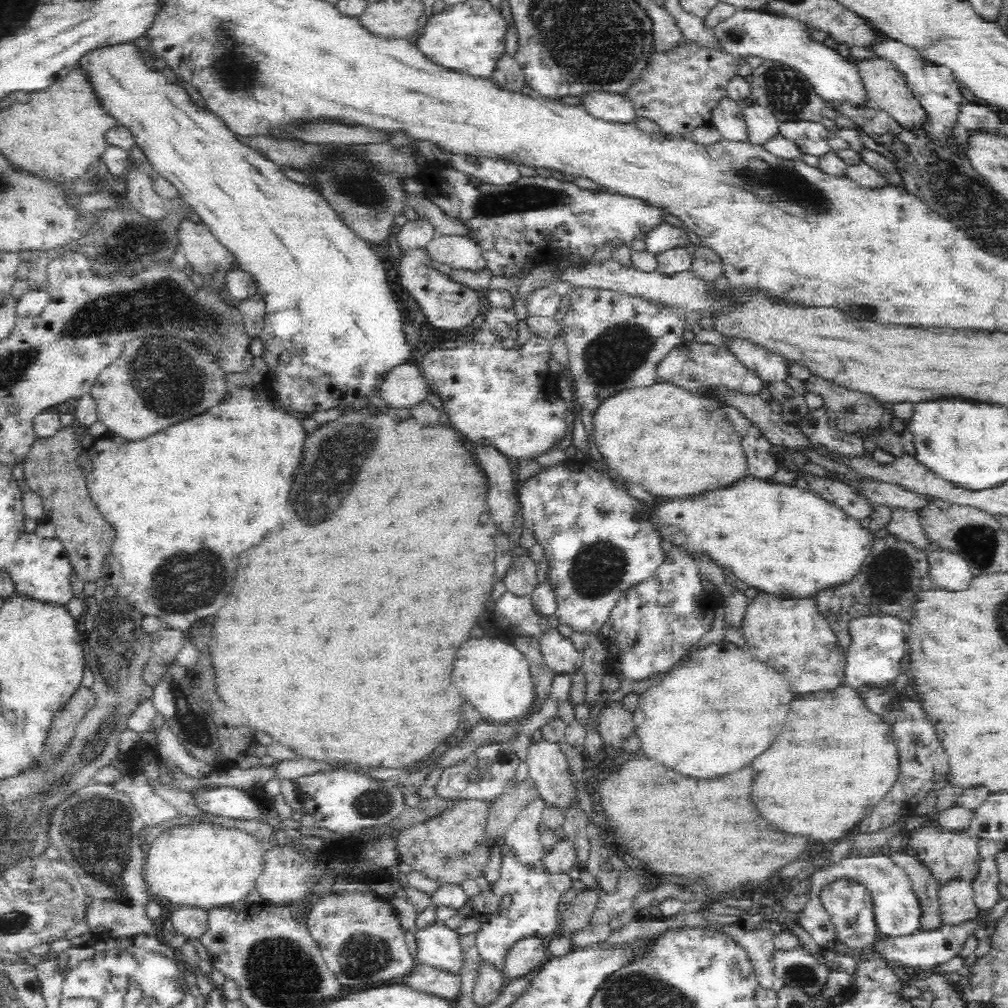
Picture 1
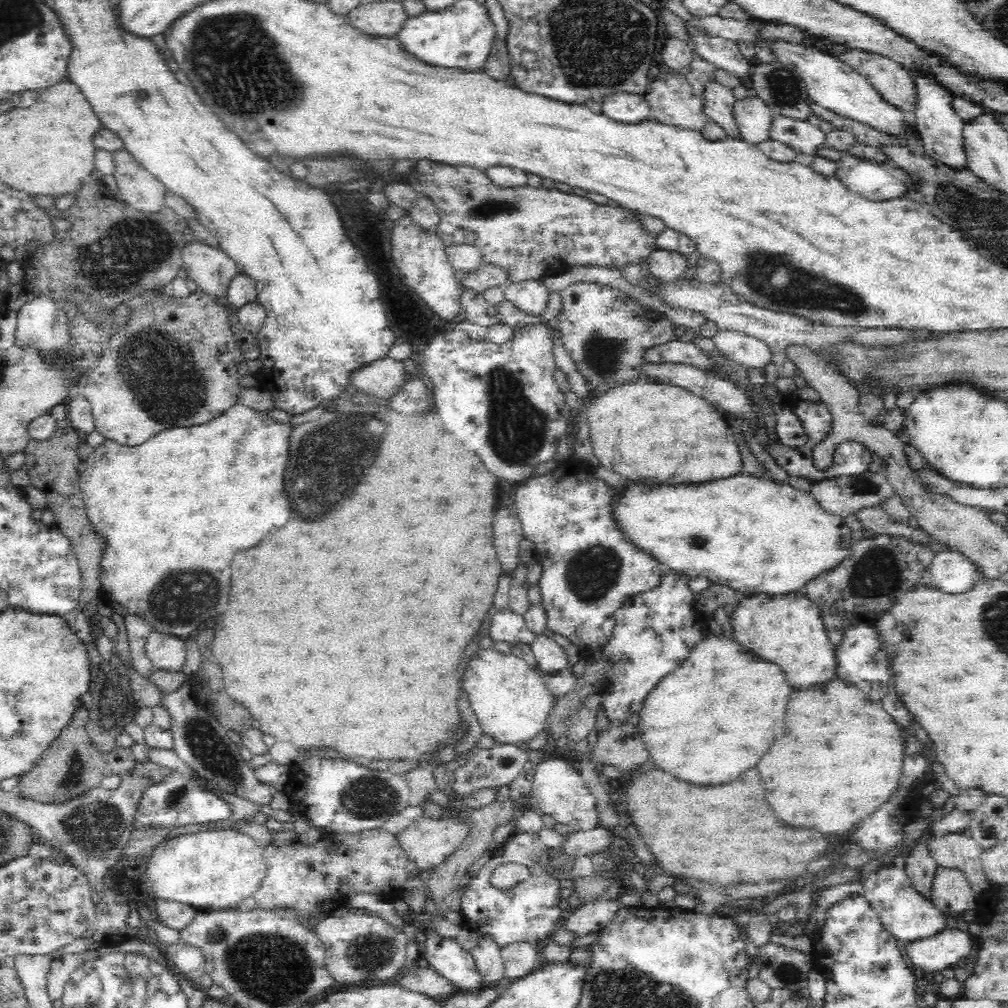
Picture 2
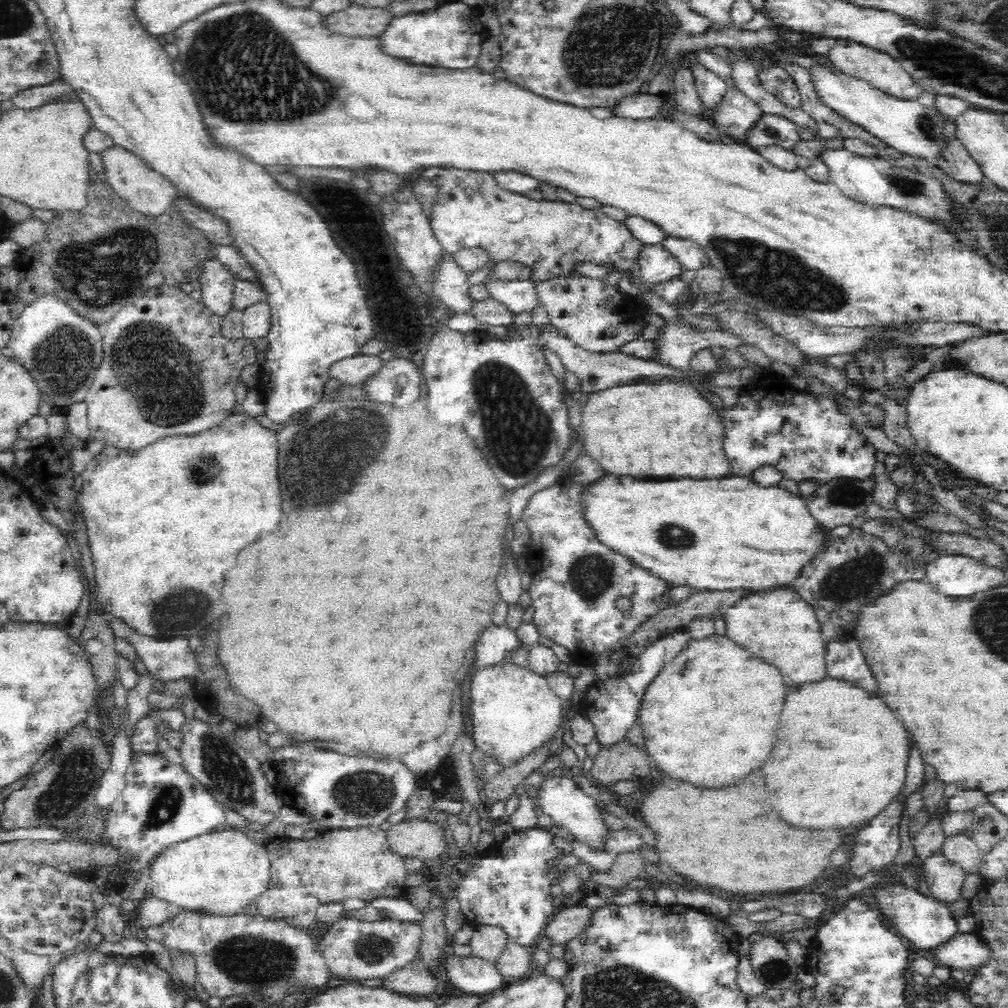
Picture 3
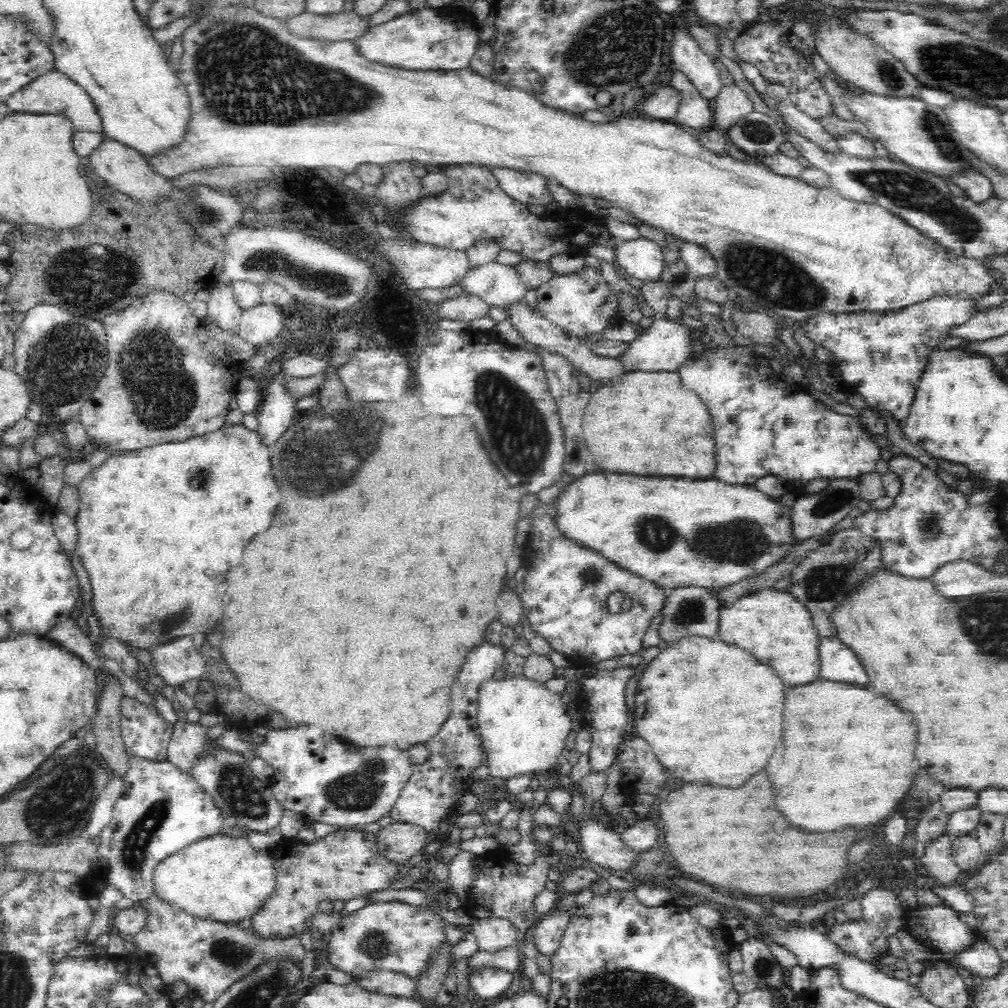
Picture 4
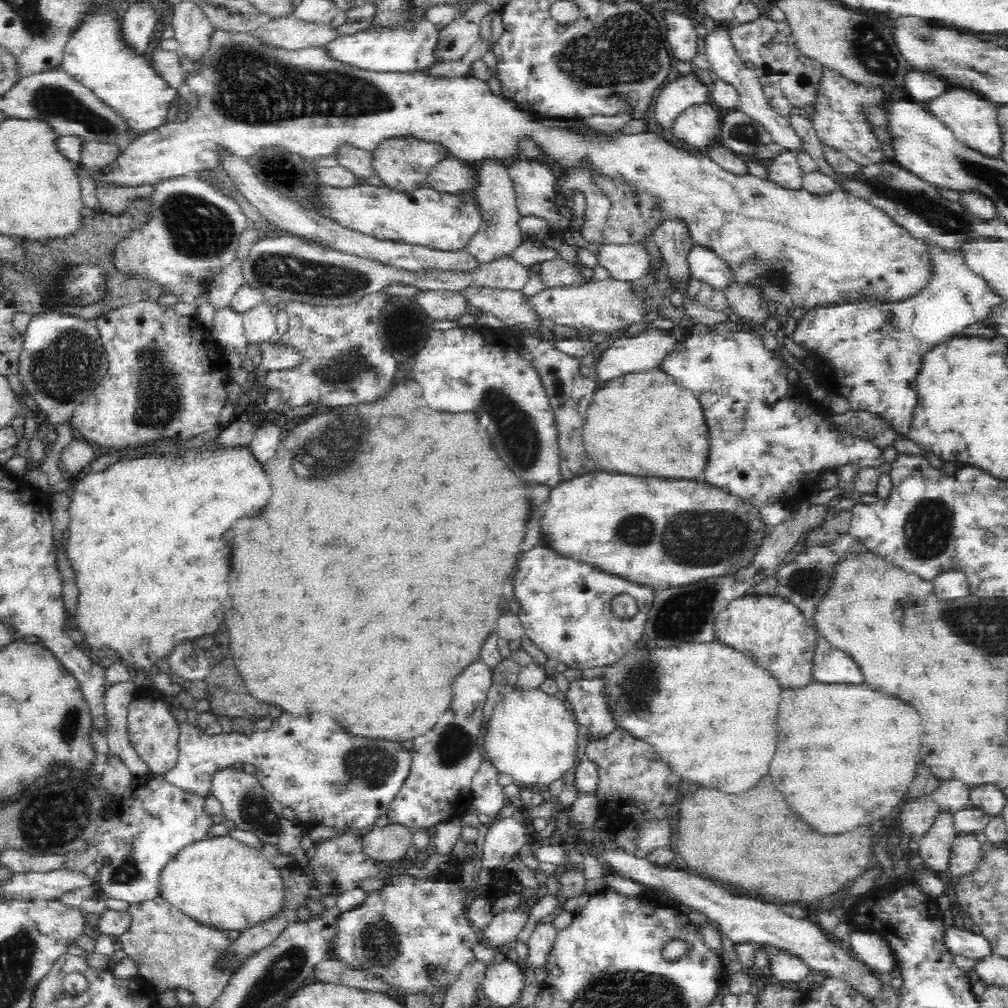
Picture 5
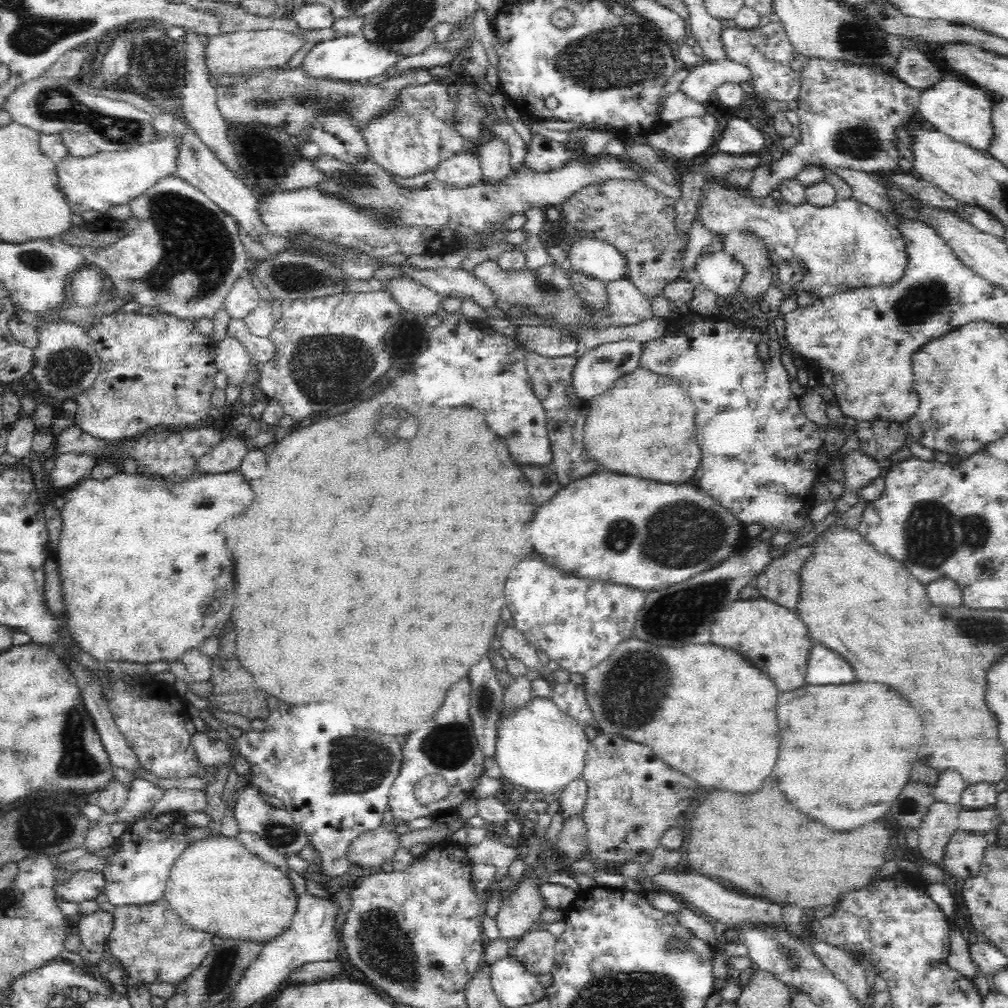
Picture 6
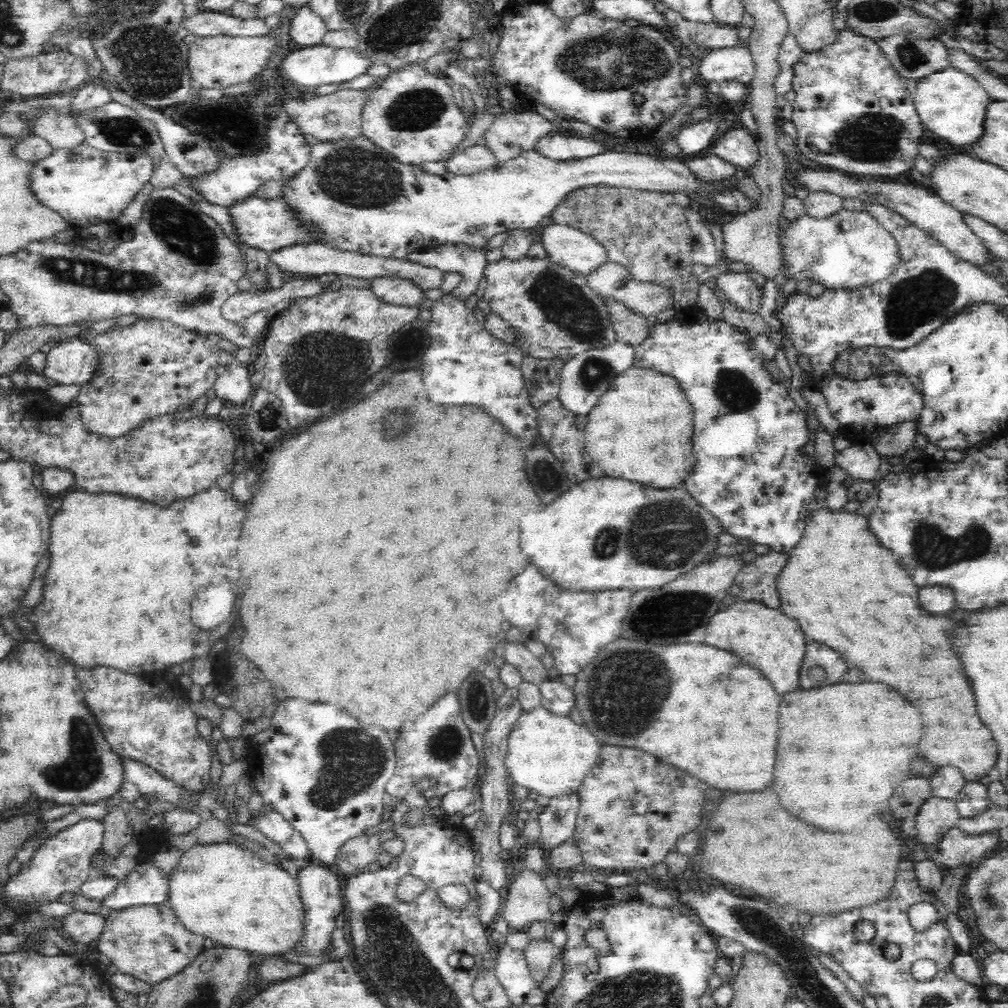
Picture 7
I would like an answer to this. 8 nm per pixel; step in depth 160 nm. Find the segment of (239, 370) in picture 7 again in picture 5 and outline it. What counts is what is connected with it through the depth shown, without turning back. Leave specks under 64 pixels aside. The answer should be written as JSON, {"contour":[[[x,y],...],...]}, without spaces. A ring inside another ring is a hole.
{"contour":[[[231,305],[214,309],[212,324],[213,338],[222,348],[222,354],[228,358],[230,367],[241,366],[244,358],[250,357],[249,342],[243,328],[243,313],[238,313]]]}

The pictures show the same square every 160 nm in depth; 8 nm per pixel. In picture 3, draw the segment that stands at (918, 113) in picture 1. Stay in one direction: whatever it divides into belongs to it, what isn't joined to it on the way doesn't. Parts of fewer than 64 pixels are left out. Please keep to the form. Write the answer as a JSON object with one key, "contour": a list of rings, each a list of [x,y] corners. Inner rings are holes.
{"contour":[[[836,41],[830,46],[828,58],[832,66],[840,69],[843,74],[864,79],[870,85],[893,95],[894,98],[917,101],[924,92],[923,88],[914,82],[914,79],[903,70],[903,66],[895,58],[860,43]]]}

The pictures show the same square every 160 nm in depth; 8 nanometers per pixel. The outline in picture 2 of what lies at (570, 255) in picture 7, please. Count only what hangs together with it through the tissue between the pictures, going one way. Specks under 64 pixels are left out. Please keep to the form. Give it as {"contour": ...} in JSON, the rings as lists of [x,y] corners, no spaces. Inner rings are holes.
{"contour":[[[656,249],[646,260],[649,263],[653,279],[665,284],[681,277],[688,266],[686,256],[669,250]]]}

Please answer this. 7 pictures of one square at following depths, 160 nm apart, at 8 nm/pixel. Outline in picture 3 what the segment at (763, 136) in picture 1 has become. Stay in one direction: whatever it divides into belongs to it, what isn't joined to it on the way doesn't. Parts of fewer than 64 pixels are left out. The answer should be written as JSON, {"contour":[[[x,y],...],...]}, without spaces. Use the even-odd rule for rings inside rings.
{"contour":[[[735,86],[728,88],[722,102],[716,106],[713,119],[715,128],[736,140],[746,141],[750,128],[758,122],[764,112]]]}

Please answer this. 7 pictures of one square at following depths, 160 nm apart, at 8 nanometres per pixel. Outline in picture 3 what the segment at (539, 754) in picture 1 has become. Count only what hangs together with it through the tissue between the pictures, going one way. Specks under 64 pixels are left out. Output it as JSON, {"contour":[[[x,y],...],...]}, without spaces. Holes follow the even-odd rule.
{"contour":[[[548,776],[542,780],[537,790],[538,806],[542,809],[542,813],[552,818],[556,824],[555,828],[564,827],[578,842],[590,846],[596,852],[602,851],[603,838],[609,829],[600,816],[600,810],[594,798],[587,796],[572,778],[566,778],[566,776]]]}

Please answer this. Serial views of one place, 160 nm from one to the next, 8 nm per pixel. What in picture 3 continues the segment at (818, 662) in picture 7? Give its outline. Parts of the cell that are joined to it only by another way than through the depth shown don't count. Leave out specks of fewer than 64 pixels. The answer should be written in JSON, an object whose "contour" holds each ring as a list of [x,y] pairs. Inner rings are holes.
{"contour":[[[852,636],[846,642],[826,643],[826,674],[850,682],[866,692],[878,695],[878,685],[860,650],[860,641]]]}

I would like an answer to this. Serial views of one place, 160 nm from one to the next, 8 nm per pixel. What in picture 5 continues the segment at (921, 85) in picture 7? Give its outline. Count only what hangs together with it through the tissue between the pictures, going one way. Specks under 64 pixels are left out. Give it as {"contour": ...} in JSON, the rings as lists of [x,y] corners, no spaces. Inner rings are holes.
{"contour":[[[948,88],[942,95],[930,100],[927,108],[952,130],[956,140],[963,142],[968,148],[988,158],[1001,157],[1004,139],[997,119],[998,106],[995,103],[966,90]]]}

